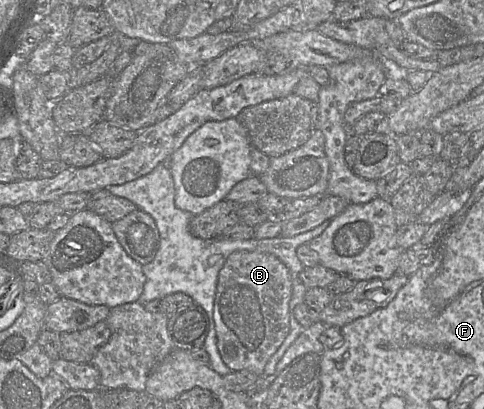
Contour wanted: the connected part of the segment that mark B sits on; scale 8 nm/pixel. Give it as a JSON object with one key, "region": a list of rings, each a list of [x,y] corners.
{"region":[[[235,251],[218,274],[213,320],[217,348],[232,371],[248,370],[261,377],[270,357],[289,333],[292,279],[289,269],[269,253]]]}

